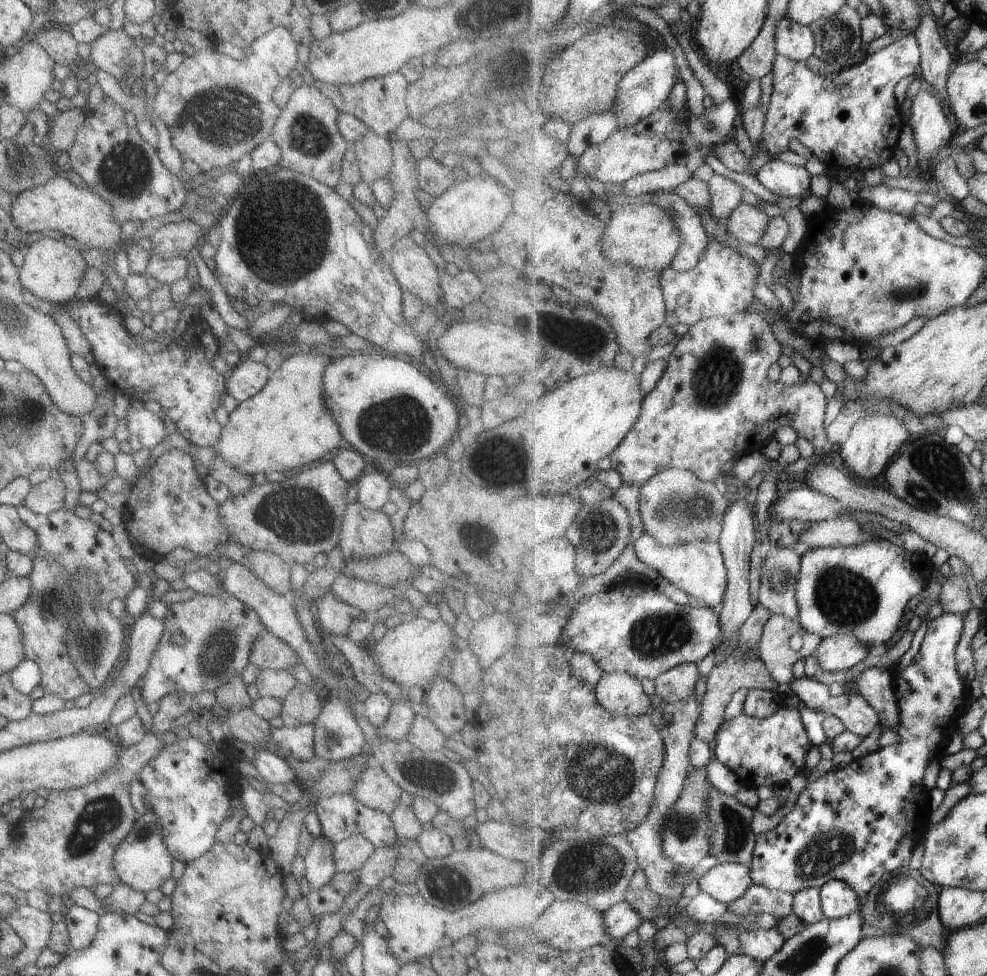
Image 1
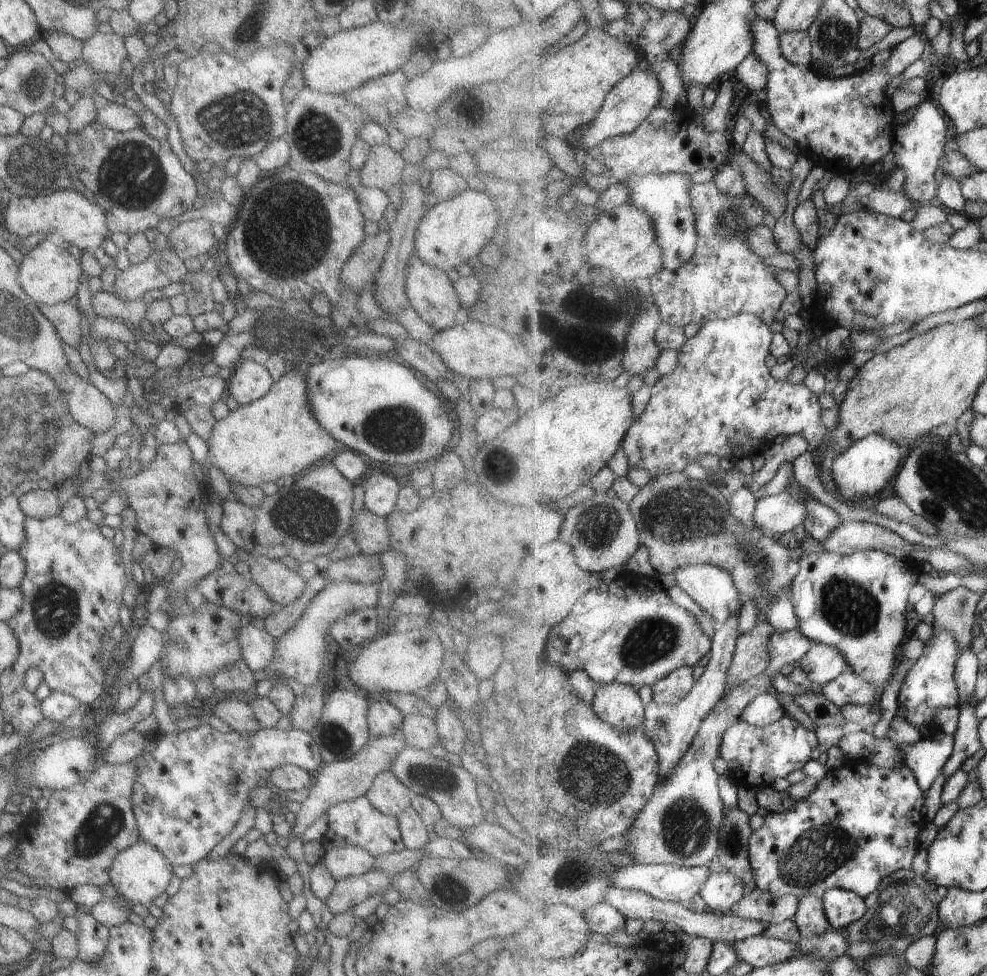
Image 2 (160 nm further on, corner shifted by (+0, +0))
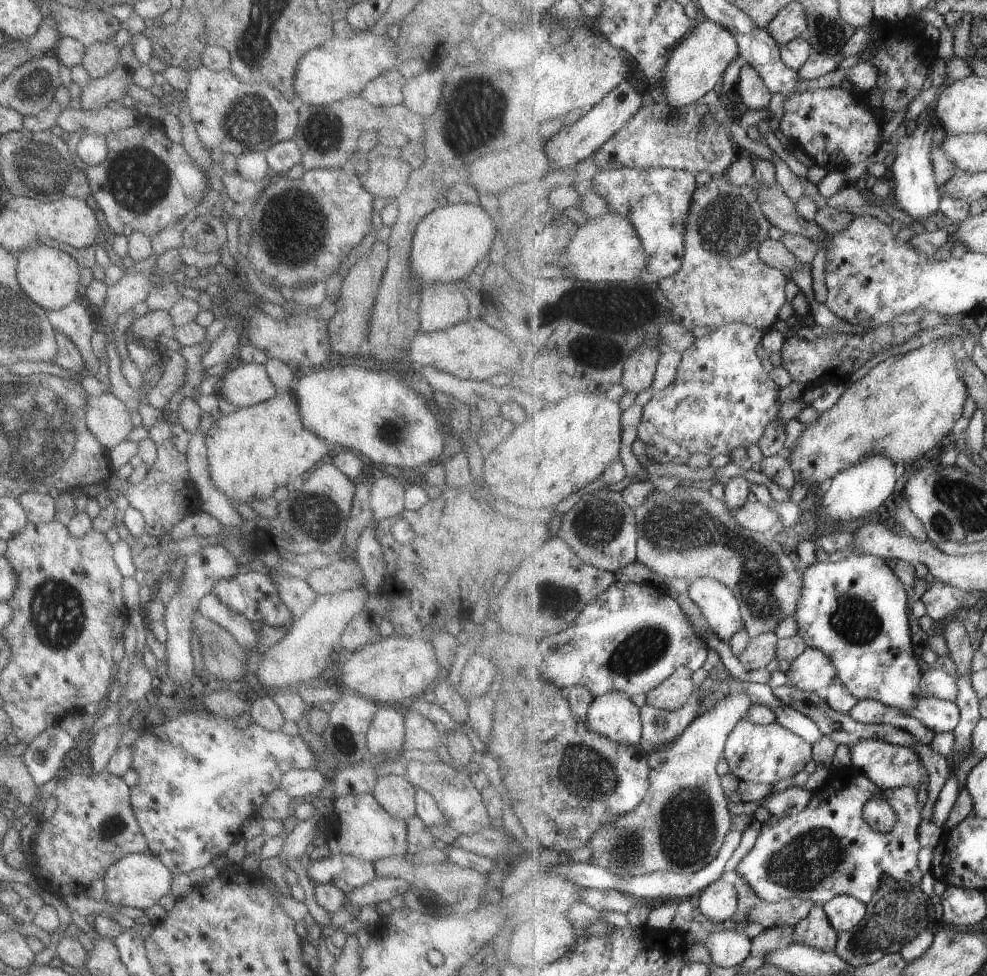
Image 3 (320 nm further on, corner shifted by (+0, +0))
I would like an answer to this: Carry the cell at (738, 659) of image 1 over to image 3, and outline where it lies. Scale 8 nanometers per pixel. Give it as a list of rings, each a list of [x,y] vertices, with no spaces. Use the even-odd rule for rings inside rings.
[[[775,632],[752,638],[747,650],[739,658],[750,671],[765,669],[765,666],[778,659],[779,641]]]

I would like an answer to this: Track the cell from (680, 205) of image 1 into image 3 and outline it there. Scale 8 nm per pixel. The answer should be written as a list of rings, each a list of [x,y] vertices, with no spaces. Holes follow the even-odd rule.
[[[620,167],[615,170],[600,170],[592,180],[590,192],[600,194],[608,202],[611,211],[625,214],[632,222],[648,258],[646,276],[649,278],[655,276],[657,280],[661,280],[673,276],[682,269],[686,251],[686,220],[697,189],[695,173],[691,171],[671,167],[651,167],[648,169]]]

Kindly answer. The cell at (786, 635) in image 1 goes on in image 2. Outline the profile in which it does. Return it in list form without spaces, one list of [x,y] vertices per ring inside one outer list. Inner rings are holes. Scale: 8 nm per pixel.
[[[800,629],[781,632],[775,630],[770,640],[770,665],[765,673],[728,692],[704,718],[691,748],[681,762],[666,777],[660,777],[654,794],[647,806],[639,813],[633,826],[626,832],[628,847],[623,853],[630,854],[637,865],[679,865],[680,867],[702,867],[718,856],[719,833],[725,820],[726,804],[722,799],[720,775],[715,772],[715,761],[722,756],[722,740],[743,711],[759,695],[772,686],[772,678],[785,664],[799,662],[815,644]]]

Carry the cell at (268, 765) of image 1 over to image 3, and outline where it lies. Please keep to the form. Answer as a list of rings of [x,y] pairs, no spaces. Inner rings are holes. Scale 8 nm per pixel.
[[[315,768],[289,769],[280,776],[278,788],[286,792],[290,798],[315,797],[326,783],[325,776]]]

